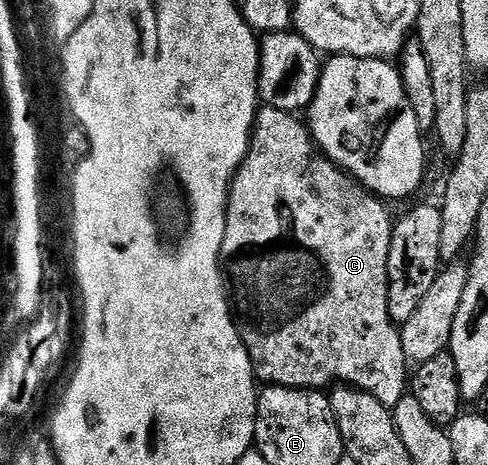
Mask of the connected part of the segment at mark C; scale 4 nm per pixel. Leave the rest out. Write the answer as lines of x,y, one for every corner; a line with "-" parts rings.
260,107
255,114
251,142
247,145
247,156
239,163
239,168
236,169
227,189
227,221
219,250
219,266
231,306
231,318
235,321
235,329
239,331
241,342
247,347
251,367
264,385
323,390
332,382
338,382
340,385
368,392
373,398
377,398
380,406
391,410
397,402
401,402
401,398
409,388
409,365
403,359
400,329
391,321
391,316
387,312
387,259
391,245
393,216
387,213
388,205
380,197
374,192
367,191
354,176
344,172
338,164
323,155
308,125
304,121
302,124
299,119
298,115
285,110

